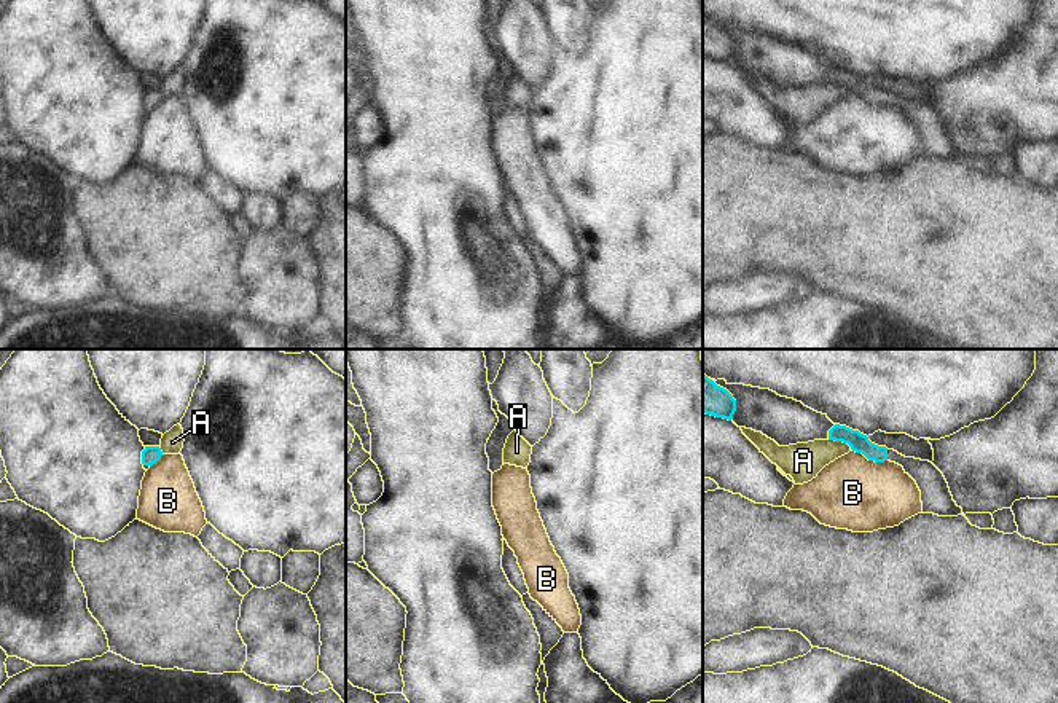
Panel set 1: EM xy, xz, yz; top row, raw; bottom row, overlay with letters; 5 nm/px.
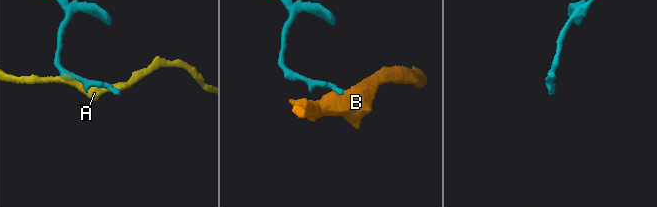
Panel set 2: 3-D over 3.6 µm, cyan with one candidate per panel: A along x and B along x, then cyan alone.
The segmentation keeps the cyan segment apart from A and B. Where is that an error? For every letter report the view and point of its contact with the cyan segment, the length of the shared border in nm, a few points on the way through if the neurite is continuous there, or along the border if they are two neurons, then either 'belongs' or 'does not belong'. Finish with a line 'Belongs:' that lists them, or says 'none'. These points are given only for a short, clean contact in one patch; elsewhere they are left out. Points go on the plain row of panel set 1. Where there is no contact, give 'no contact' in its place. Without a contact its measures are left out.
A: meets cyan in yz at (842, 83); contact 140 nm long; does not belong
B: meets cyan in yz at (870, 102); contact 190 nm long; border along yz (853, 93), (869, 102), (886, 104); does not belong
Belongs: none

